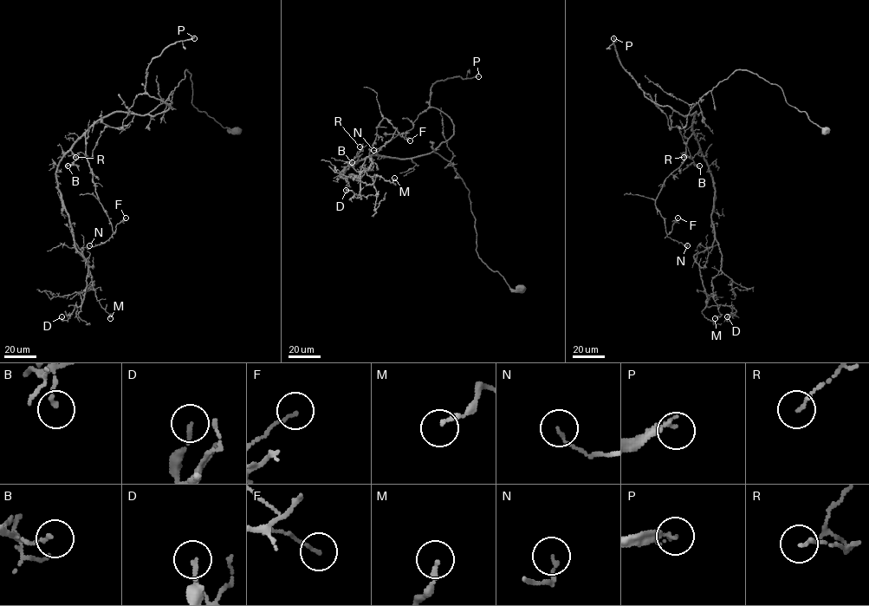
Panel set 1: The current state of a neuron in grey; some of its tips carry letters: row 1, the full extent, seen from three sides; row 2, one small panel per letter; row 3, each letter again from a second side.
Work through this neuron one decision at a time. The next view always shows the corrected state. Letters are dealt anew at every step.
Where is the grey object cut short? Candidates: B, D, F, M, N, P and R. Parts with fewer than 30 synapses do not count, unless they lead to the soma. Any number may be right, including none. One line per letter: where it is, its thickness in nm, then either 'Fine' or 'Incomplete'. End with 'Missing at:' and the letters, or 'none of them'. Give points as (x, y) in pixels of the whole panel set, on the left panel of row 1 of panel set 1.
B: Place: (68, 166). Thickness 140 nm. Fine
D: Place: (61, 316). Thickness 150 nm. Fine
F: Place: (126, 218). Thickness 110 nm. Fine
M: Place: (110, 318). Thickness 190 nm. Fine
N: Place: (89, 245). Thickness 110 nm. Fine
P: Place: (194, 38). Thickness 220 nm. Incomplete
R: Place: (75, 157). Thickness 120 nm. Fine
Missing at: P

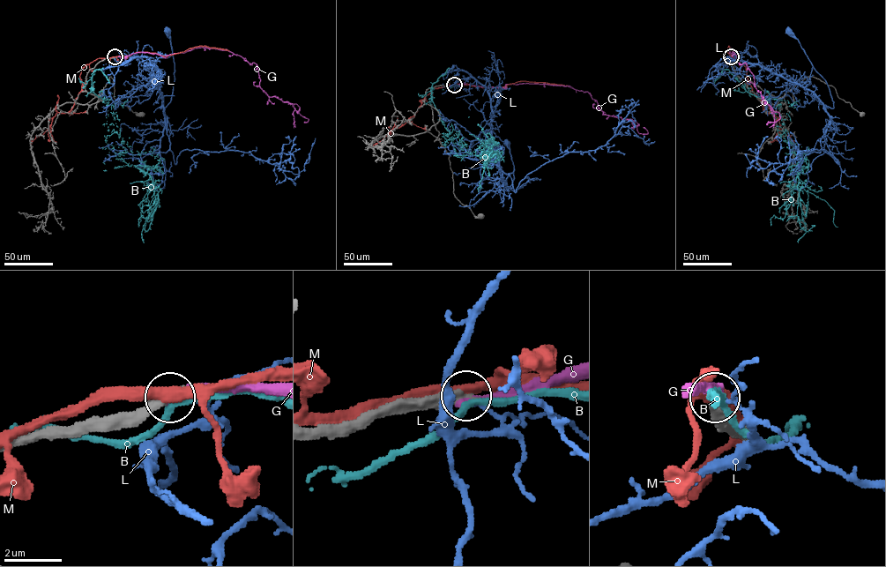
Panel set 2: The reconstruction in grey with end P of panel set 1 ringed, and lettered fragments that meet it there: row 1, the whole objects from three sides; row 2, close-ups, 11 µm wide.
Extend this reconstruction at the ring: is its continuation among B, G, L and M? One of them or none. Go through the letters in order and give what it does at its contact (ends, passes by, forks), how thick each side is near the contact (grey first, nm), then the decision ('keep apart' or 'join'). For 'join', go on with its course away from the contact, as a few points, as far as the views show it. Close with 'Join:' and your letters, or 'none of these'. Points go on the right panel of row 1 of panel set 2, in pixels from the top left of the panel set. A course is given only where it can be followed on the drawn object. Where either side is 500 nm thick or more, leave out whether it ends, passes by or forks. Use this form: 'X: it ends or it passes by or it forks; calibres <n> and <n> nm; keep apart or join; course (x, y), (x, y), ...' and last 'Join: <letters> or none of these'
B: it passes by; calibres 320 and 240 nm; keep apart
G: it ends; calibres 320 and 320 nm; join; course (731, 56), (733, 52), (734, 57), (730, 48), (738, 62), (746, 63), (763, 99), (779, 114), (774, 123)
L: it ends; calibres 260 and 120 nm; keep apart
M: it passes by; calibres 360 and 380 nm; keep apart
Join: G

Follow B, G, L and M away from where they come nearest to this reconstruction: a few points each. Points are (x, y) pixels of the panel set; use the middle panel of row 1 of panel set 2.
B: (455, 85), (432, 86), (446, 136), (464, 142), (457, 157), (497, 152), (481, 160), (483, 152)
G: (454, 85), (568, 85), (587, 92), (604, 114), (627, 119), (639, 133), (647, 134), (643, 128)
L: (455, 85), (457, 79), (472, 77), (487, 93), (492, 141), (502, 186), (510, 188), (514, 166), (506, 142)
M: (454, 85), (435, 88), (419, 100), (420, 106), (413, 115), (370, 148)

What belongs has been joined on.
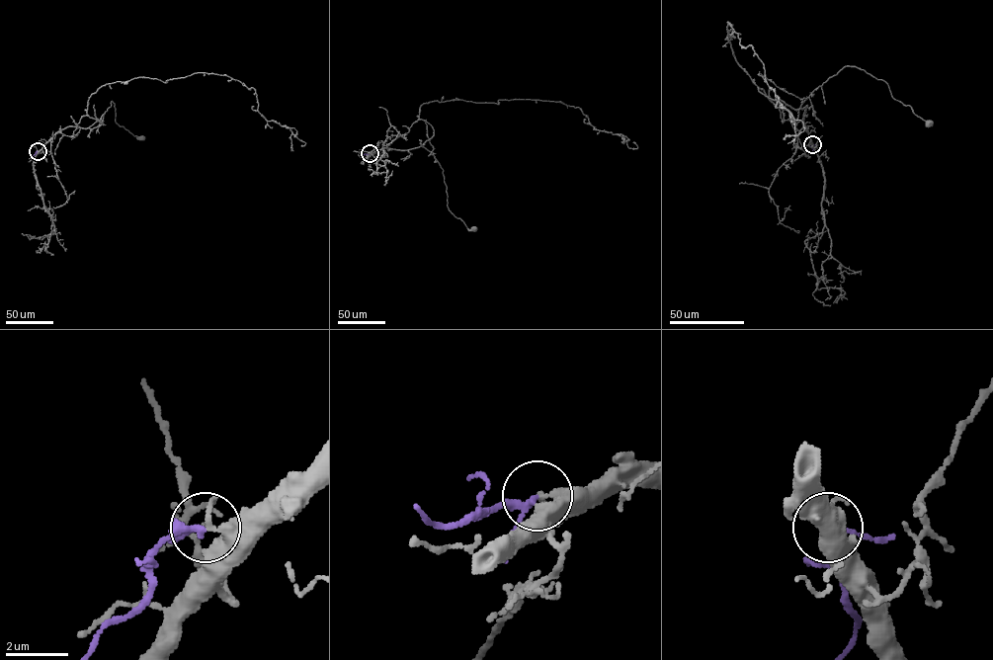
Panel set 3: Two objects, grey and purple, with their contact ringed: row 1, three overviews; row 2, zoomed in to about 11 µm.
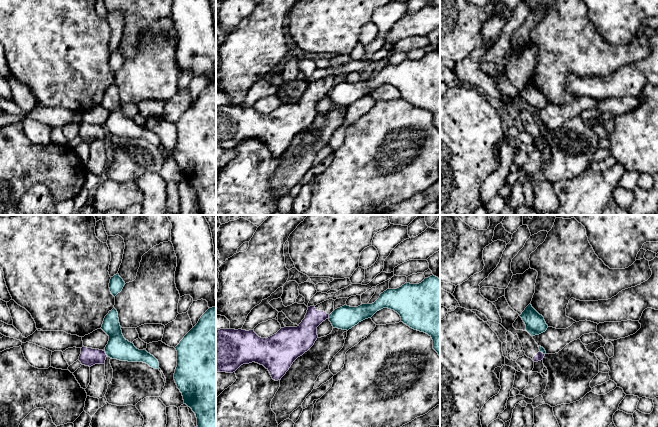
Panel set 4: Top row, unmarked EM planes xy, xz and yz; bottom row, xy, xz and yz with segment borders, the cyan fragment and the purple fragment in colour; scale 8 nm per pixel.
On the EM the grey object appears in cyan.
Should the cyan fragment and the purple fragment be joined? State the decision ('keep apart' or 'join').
keep apart

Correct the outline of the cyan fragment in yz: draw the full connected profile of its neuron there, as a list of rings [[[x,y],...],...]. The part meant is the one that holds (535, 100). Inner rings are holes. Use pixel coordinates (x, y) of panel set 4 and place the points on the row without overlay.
[[[529,80],[519,92],[526,101],[526,107],[531,112],[539,111],[545,108],[548,104],[544,93],[540,91],[531,80]]]

